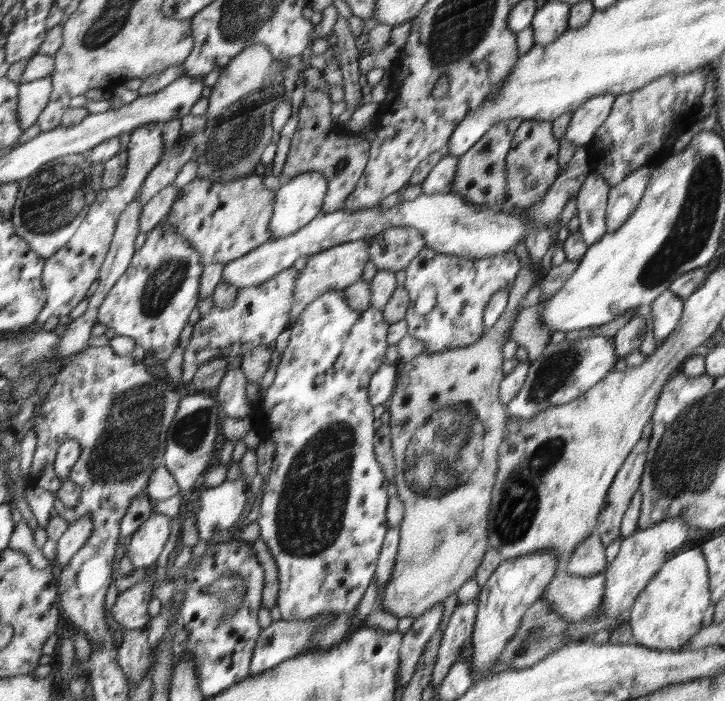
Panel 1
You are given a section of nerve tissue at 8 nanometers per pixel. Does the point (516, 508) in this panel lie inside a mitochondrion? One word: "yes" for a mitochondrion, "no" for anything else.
yes

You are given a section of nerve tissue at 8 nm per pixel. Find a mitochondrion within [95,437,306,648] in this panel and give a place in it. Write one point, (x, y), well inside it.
(228, 586)

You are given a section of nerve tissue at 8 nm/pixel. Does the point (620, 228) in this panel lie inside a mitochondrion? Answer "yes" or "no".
no

